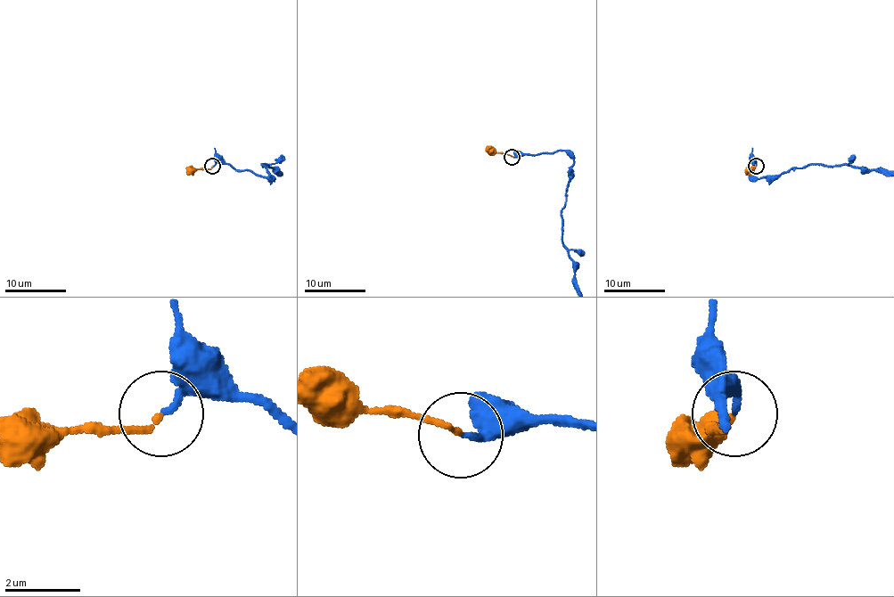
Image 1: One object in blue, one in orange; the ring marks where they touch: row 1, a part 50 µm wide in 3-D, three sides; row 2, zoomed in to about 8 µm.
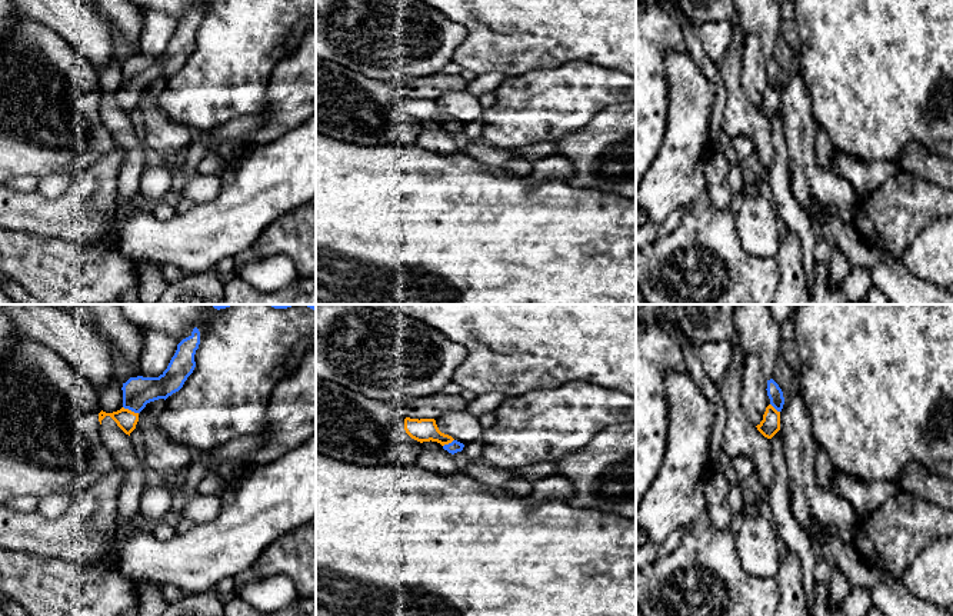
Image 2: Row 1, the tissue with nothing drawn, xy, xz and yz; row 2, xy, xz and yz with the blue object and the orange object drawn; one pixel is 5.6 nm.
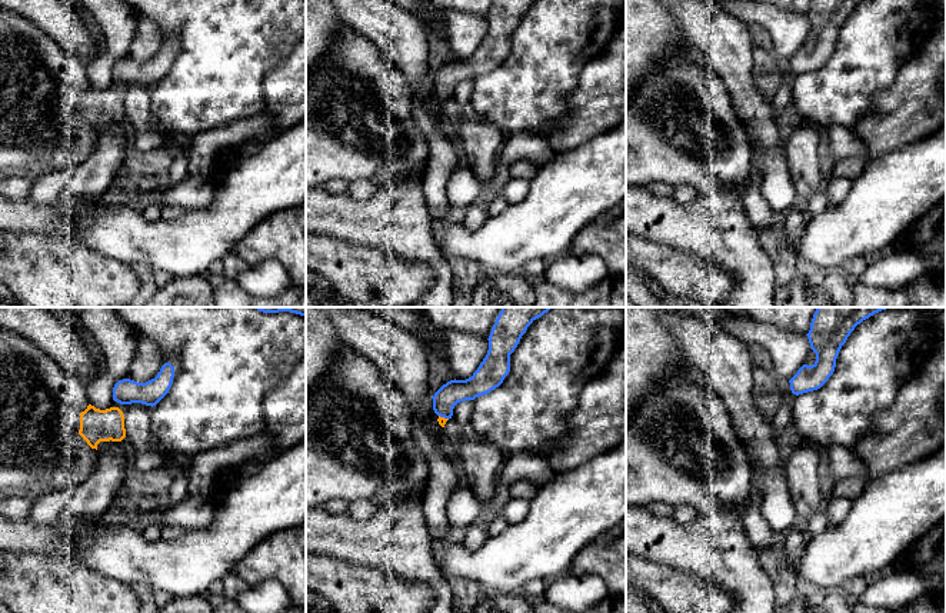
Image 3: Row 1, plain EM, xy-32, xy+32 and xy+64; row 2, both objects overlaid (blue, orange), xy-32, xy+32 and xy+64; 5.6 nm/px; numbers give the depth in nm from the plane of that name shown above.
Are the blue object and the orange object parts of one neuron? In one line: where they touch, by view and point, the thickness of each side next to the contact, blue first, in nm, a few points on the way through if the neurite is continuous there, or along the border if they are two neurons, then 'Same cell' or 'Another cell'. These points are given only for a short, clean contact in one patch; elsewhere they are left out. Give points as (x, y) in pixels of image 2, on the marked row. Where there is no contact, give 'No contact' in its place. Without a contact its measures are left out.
Touches blue at xy (130, 409). Thickness 170 nm (blue) against 120 nm. Path across: xy (137, 392), (130, 409), (126, 419). Same cell

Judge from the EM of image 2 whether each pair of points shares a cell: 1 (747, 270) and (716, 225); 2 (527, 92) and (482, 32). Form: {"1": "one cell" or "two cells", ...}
{"1": "one cell", "2": "two cells"}

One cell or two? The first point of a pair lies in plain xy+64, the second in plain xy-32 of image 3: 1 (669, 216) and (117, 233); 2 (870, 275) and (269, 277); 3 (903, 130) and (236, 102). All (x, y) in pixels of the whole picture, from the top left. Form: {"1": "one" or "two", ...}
{"1": "two", "2": "one", "3": "two"}

